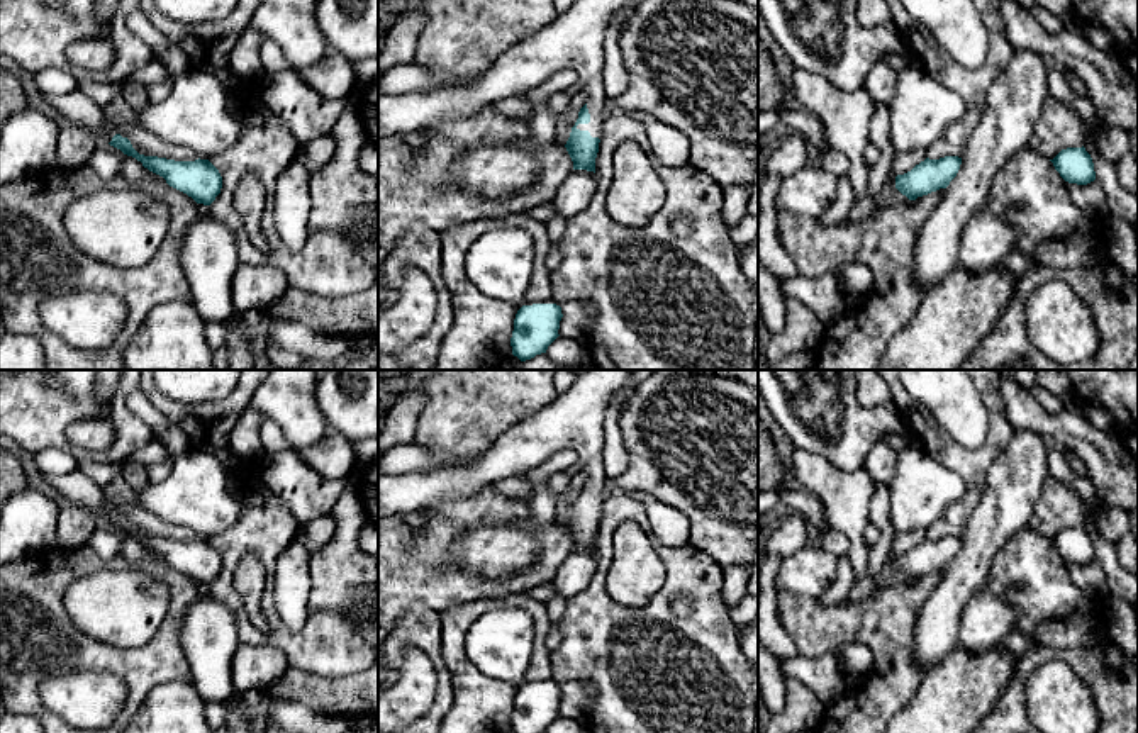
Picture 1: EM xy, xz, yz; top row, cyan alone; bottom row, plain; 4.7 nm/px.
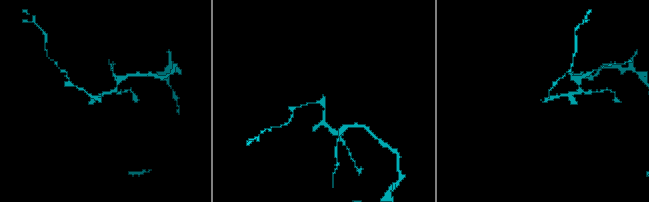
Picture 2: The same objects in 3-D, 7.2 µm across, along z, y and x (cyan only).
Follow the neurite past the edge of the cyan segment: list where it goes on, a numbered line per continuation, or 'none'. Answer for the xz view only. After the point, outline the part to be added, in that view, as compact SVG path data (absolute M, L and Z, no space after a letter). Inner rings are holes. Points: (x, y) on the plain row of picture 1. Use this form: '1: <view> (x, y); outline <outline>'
1: xz (575, 419); outline M583 370L573 385L546 407L536 411L524 421L510 426L495 443L473 463L448 465L436 470L400 472L387 475L378 470L378 518L397 516L429 507L438 502L458 501L477 495L482 489L510 477L526 477L531 470L549 460L555 453L568 448L578 455L578 465L585 475L590 494L589 504L577 509L600 518L602 489L607 482L602 462L604 417L609 407L616 407L619 392L629 380L633 370Z

